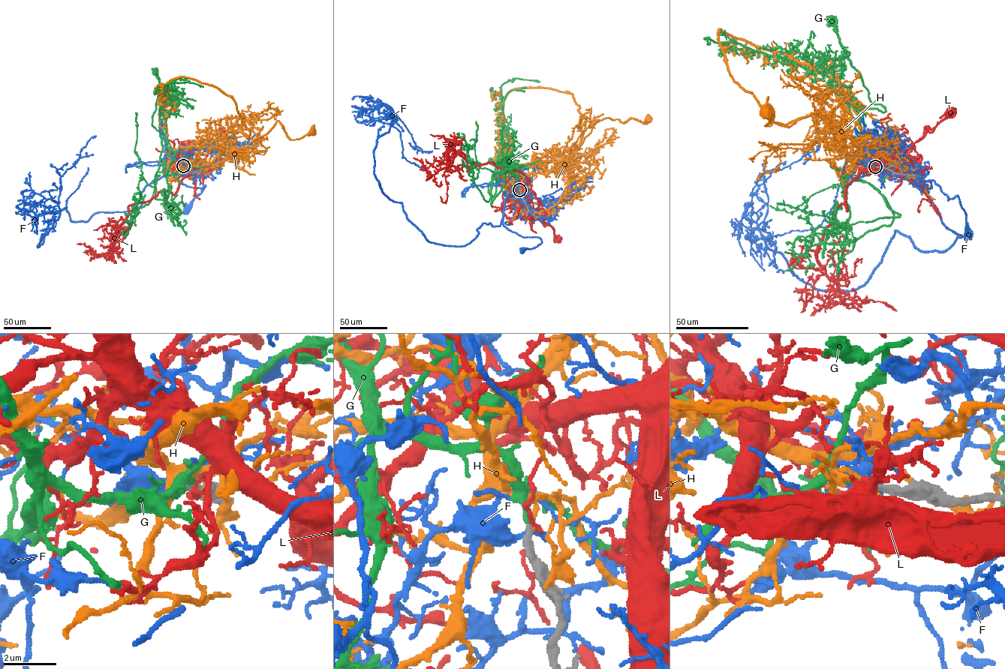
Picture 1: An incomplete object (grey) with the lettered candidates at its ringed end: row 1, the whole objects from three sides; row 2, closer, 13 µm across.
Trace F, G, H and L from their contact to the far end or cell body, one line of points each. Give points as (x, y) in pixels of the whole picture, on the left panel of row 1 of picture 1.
F: (183, 166), (176, 160), (168, 168), (166, 175), (170, 175), (188, 186), (202, 187), (206, 185), (186, 210)
G: (183, 166), (179, 166), (169, 153), (165, 135), (160, 126), (157, 130), (152, 125), (159, 85), (155, 70)
H: (183, 166), (188, 160), (212, 162), (230, 130), (254, 140), (278, 121), (290, 139), (312, 133)
L: (183, 166), (192, 169), (197, 167), (207, 154), (209, 140), (215, 142), (221, 130)

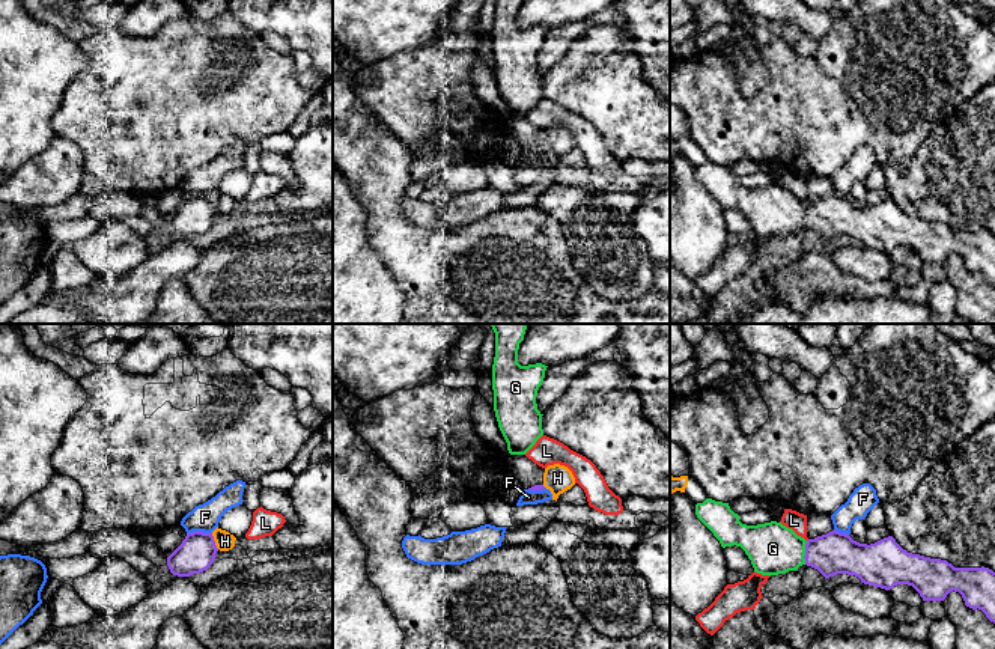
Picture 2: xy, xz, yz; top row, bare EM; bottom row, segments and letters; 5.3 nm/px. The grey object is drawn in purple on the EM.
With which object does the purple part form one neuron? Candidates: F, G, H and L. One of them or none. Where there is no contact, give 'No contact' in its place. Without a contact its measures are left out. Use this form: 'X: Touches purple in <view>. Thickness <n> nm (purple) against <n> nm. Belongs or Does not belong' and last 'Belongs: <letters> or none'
F: Touches purple in xy. Thickness 200 nm (purple) against 150 nm. Does not belong
G: Touches purple in yz. Thickness 220 nm (purple) against 280 nm. Belongs
H: Touches purple in xy. Thickness 200 nm (purple) against 100 nm. Does not belong
L: No contact. Does not belong
Belongs: G

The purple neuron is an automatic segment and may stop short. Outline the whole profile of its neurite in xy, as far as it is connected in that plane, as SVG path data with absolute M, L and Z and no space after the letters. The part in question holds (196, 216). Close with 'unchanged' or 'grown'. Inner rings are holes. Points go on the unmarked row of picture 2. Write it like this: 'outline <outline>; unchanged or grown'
outline M187 196L182 206L167 220L167 229L178 239L200 236L214 226L217 214L212 196Z; unchanged

